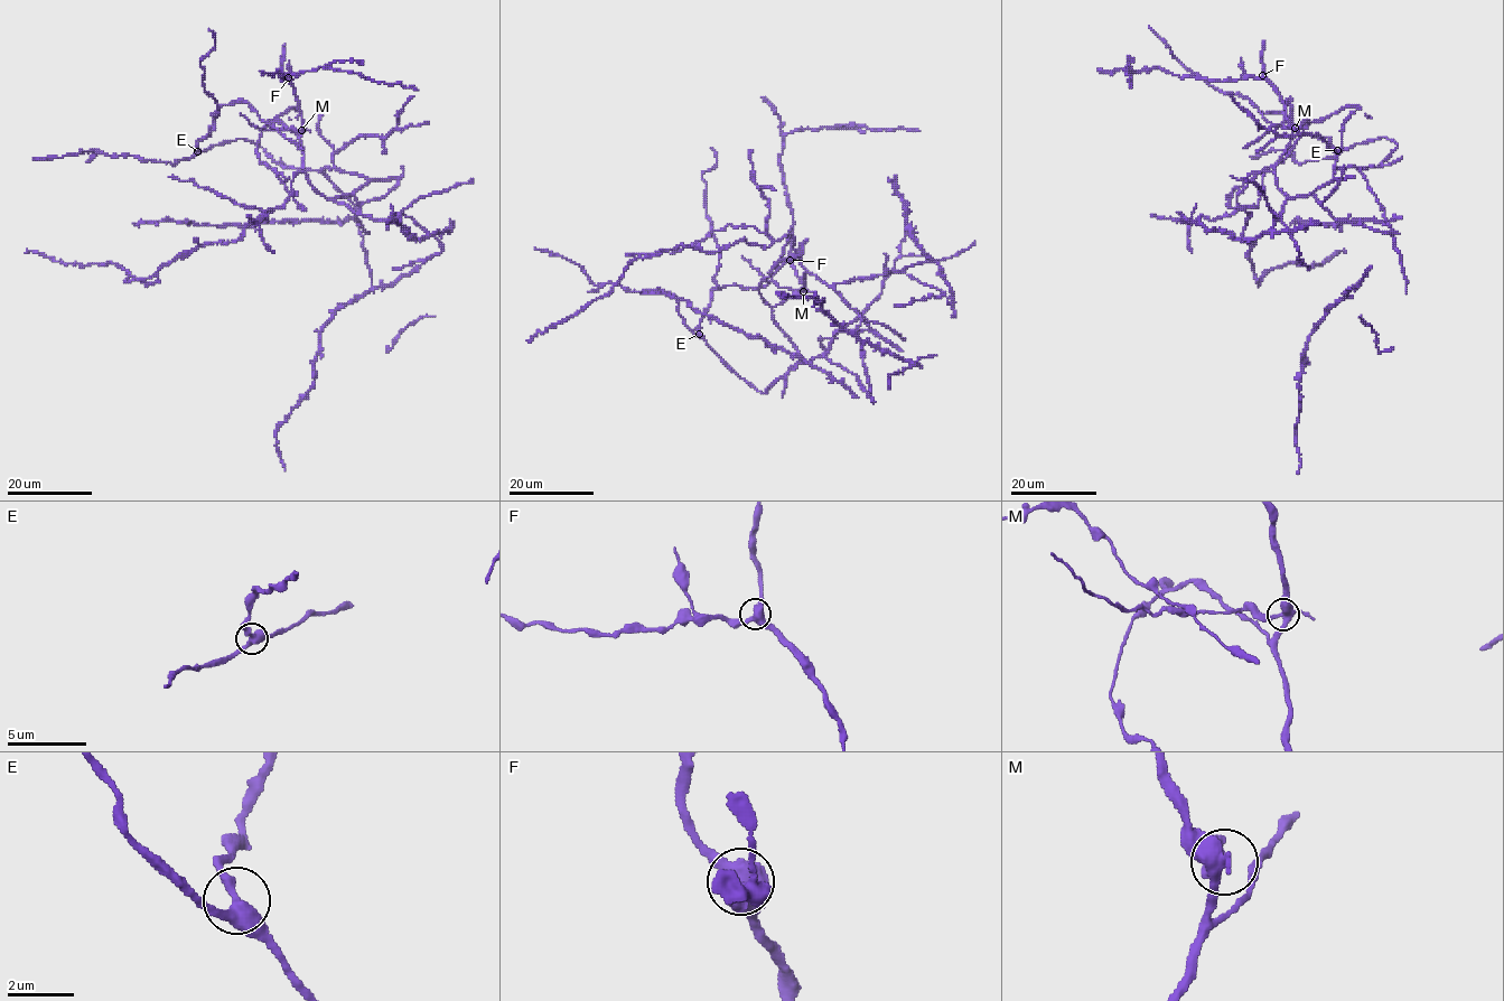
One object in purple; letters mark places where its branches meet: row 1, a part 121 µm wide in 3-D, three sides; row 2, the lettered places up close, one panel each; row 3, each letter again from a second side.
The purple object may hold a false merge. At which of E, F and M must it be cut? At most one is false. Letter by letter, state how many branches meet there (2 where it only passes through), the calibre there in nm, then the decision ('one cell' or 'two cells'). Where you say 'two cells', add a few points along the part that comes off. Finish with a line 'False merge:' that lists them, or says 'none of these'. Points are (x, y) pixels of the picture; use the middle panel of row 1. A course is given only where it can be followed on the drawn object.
E: 3 branches meet; 380 nm thick; one cell
F: 3 branches meet; 480 nm thick; one cell
M: 4 branches meet; 440 nm thick; two cells; foreign part runs (804, 291), (779, 288), (741, 256)
False merge: M

